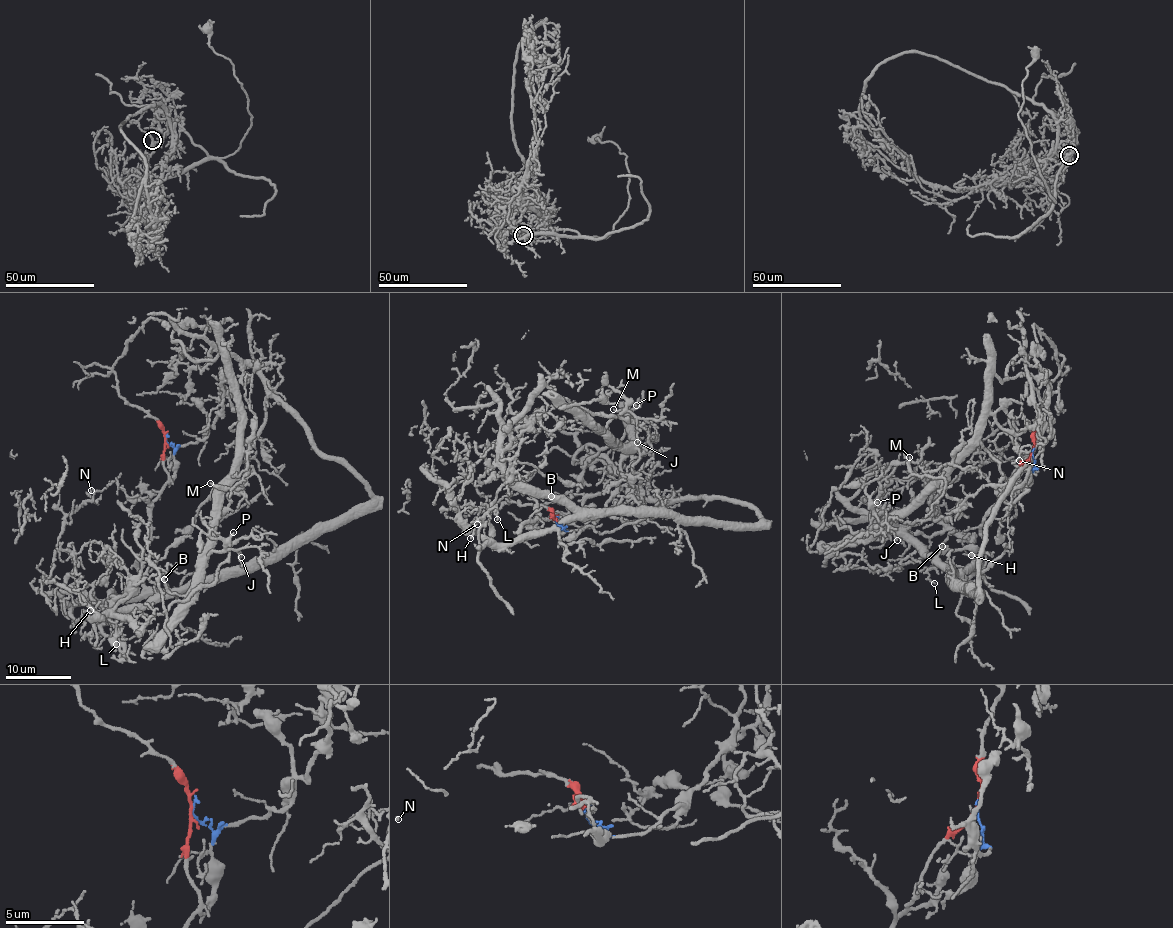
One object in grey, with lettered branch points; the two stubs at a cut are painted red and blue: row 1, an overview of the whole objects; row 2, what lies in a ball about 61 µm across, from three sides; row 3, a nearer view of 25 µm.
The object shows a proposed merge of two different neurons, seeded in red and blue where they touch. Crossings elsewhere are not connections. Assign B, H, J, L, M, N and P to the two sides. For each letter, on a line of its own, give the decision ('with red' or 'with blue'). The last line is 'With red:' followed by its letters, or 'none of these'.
B: with red
H: with red
J: with blue
L: with red
M: with blue
N: with red
P: with blue
With red: B, H, L, N

